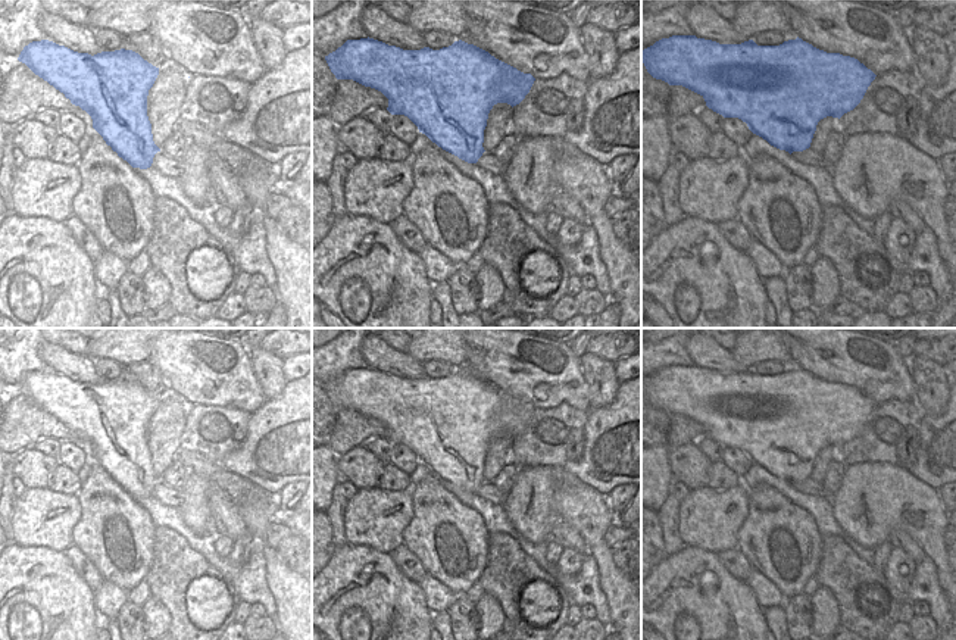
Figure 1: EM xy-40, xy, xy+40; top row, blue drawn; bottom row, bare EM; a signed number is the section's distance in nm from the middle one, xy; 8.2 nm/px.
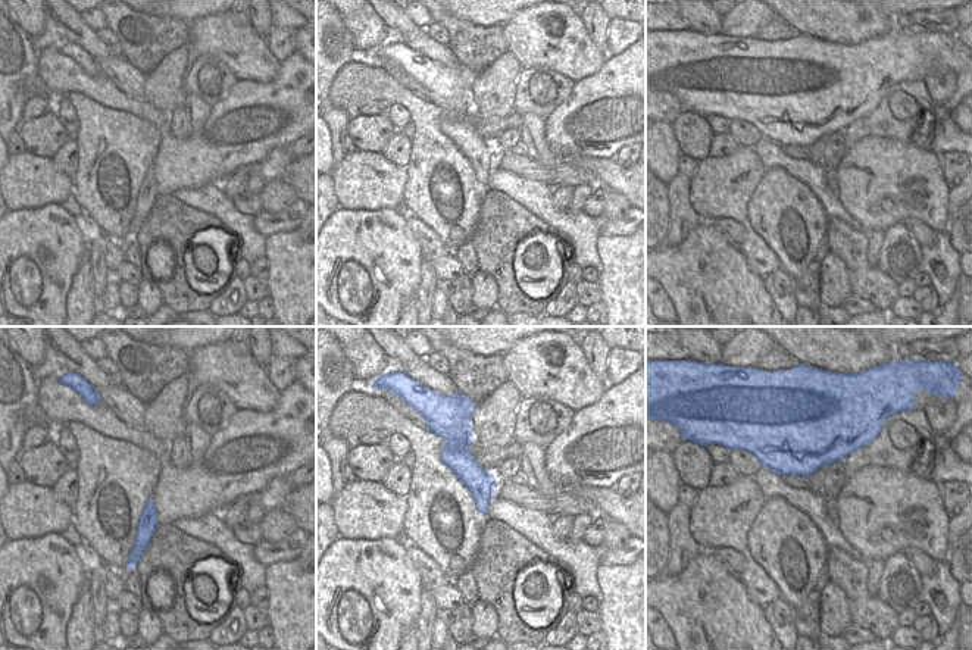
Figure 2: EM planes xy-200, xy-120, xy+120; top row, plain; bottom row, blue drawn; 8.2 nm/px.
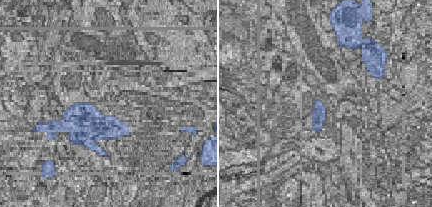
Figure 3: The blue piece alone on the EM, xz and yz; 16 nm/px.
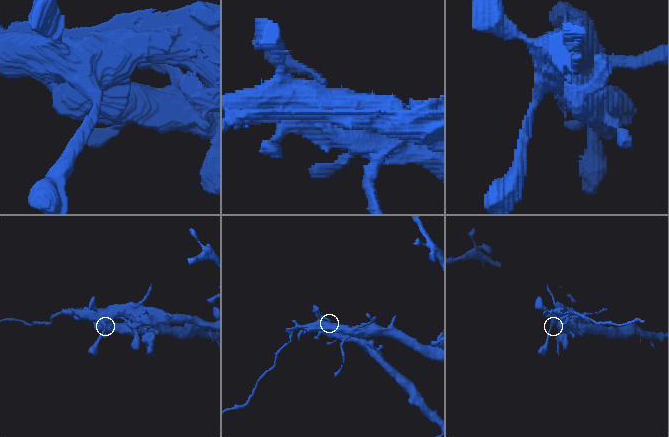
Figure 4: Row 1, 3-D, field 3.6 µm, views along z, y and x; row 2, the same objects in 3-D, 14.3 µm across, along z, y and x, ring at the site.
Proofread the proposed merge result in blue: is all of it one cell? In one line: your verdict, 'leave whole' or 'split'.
split

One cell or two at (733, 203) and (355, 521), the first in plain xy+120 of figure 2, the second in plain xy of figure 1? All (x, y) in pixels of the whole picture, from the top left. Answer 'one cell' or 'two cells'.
one cell

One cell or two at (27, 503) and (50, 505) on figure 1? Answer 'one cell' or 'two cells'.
one cell

